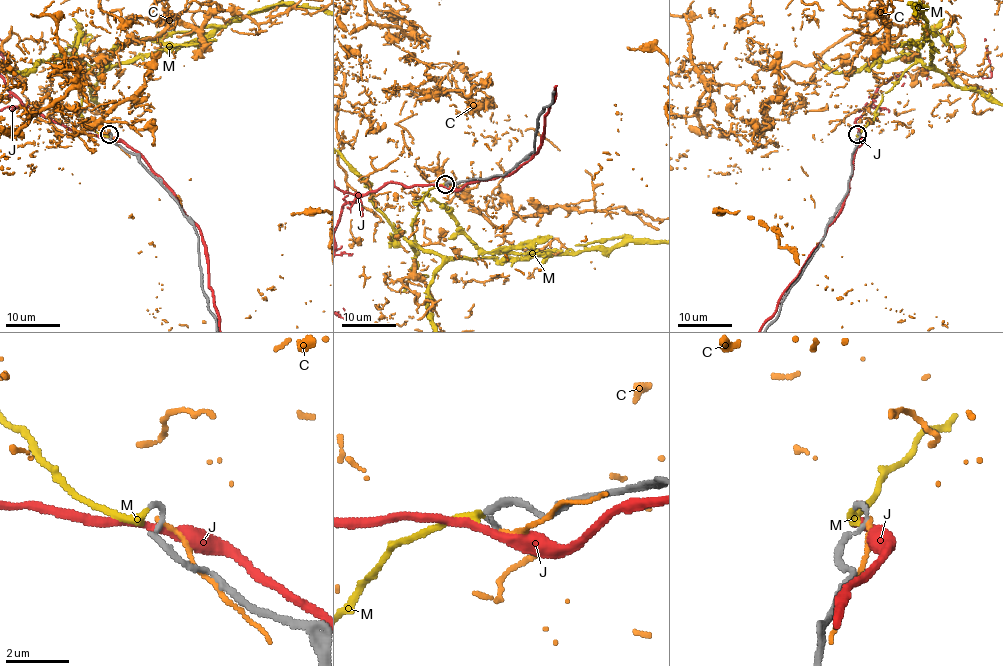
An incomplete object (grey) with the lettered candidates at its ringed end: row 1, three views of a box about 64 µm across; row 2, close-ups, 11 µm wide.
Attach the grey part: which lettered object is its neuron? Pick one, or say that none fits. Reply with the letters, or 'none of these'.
M

